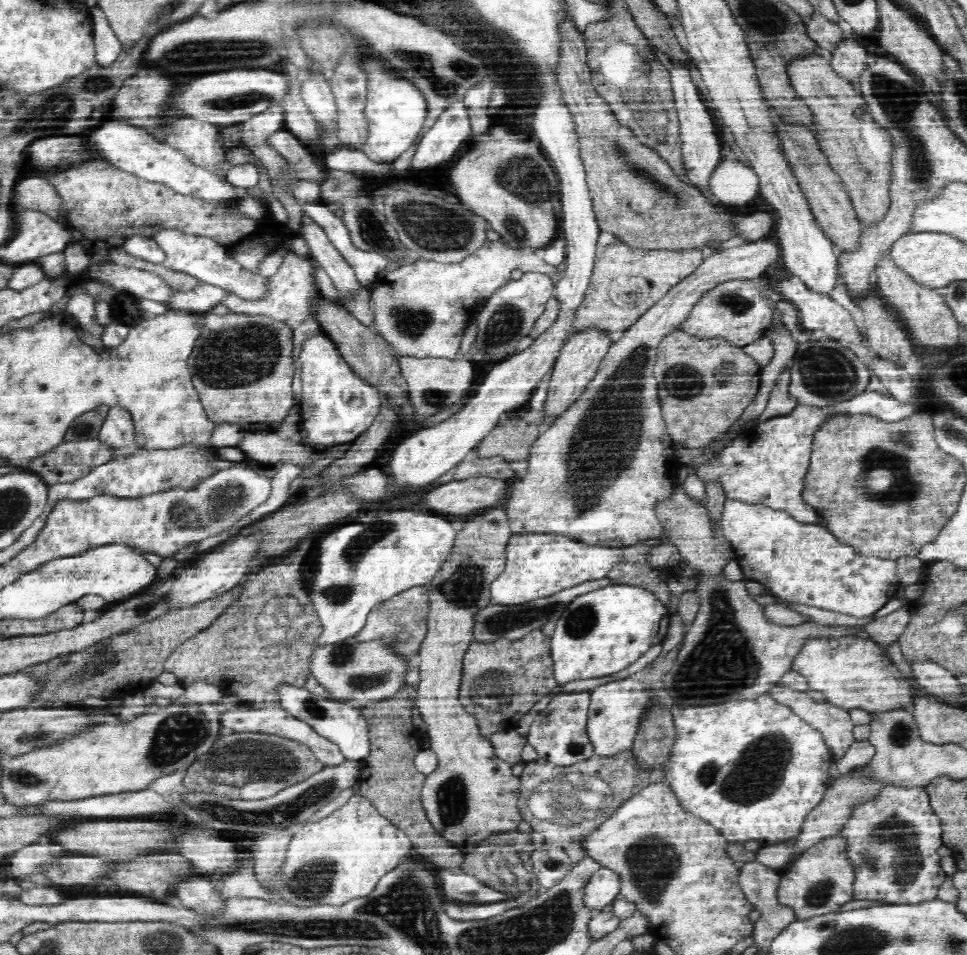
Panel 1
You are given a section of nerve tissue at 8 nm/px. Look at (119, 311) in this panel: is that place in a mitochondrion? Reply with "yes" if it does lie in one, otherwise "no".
no

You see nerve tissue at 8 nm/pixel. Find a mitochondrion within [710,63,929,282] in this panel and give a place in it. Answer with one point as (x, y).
(864, 171)

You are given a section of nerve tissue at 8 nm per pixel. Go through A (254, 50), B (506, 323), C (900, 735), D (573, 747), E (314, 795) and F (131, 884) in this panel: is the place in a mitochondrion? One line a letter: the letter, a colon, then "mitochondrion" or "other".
A: mitochondrion
B: mitochondrion
C: mitochondrion
D: mitochondrion
E: mitochondrion
F: other

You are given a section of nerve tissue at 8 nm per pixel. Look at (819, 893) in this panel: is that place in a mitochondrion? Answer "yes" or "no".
yes

